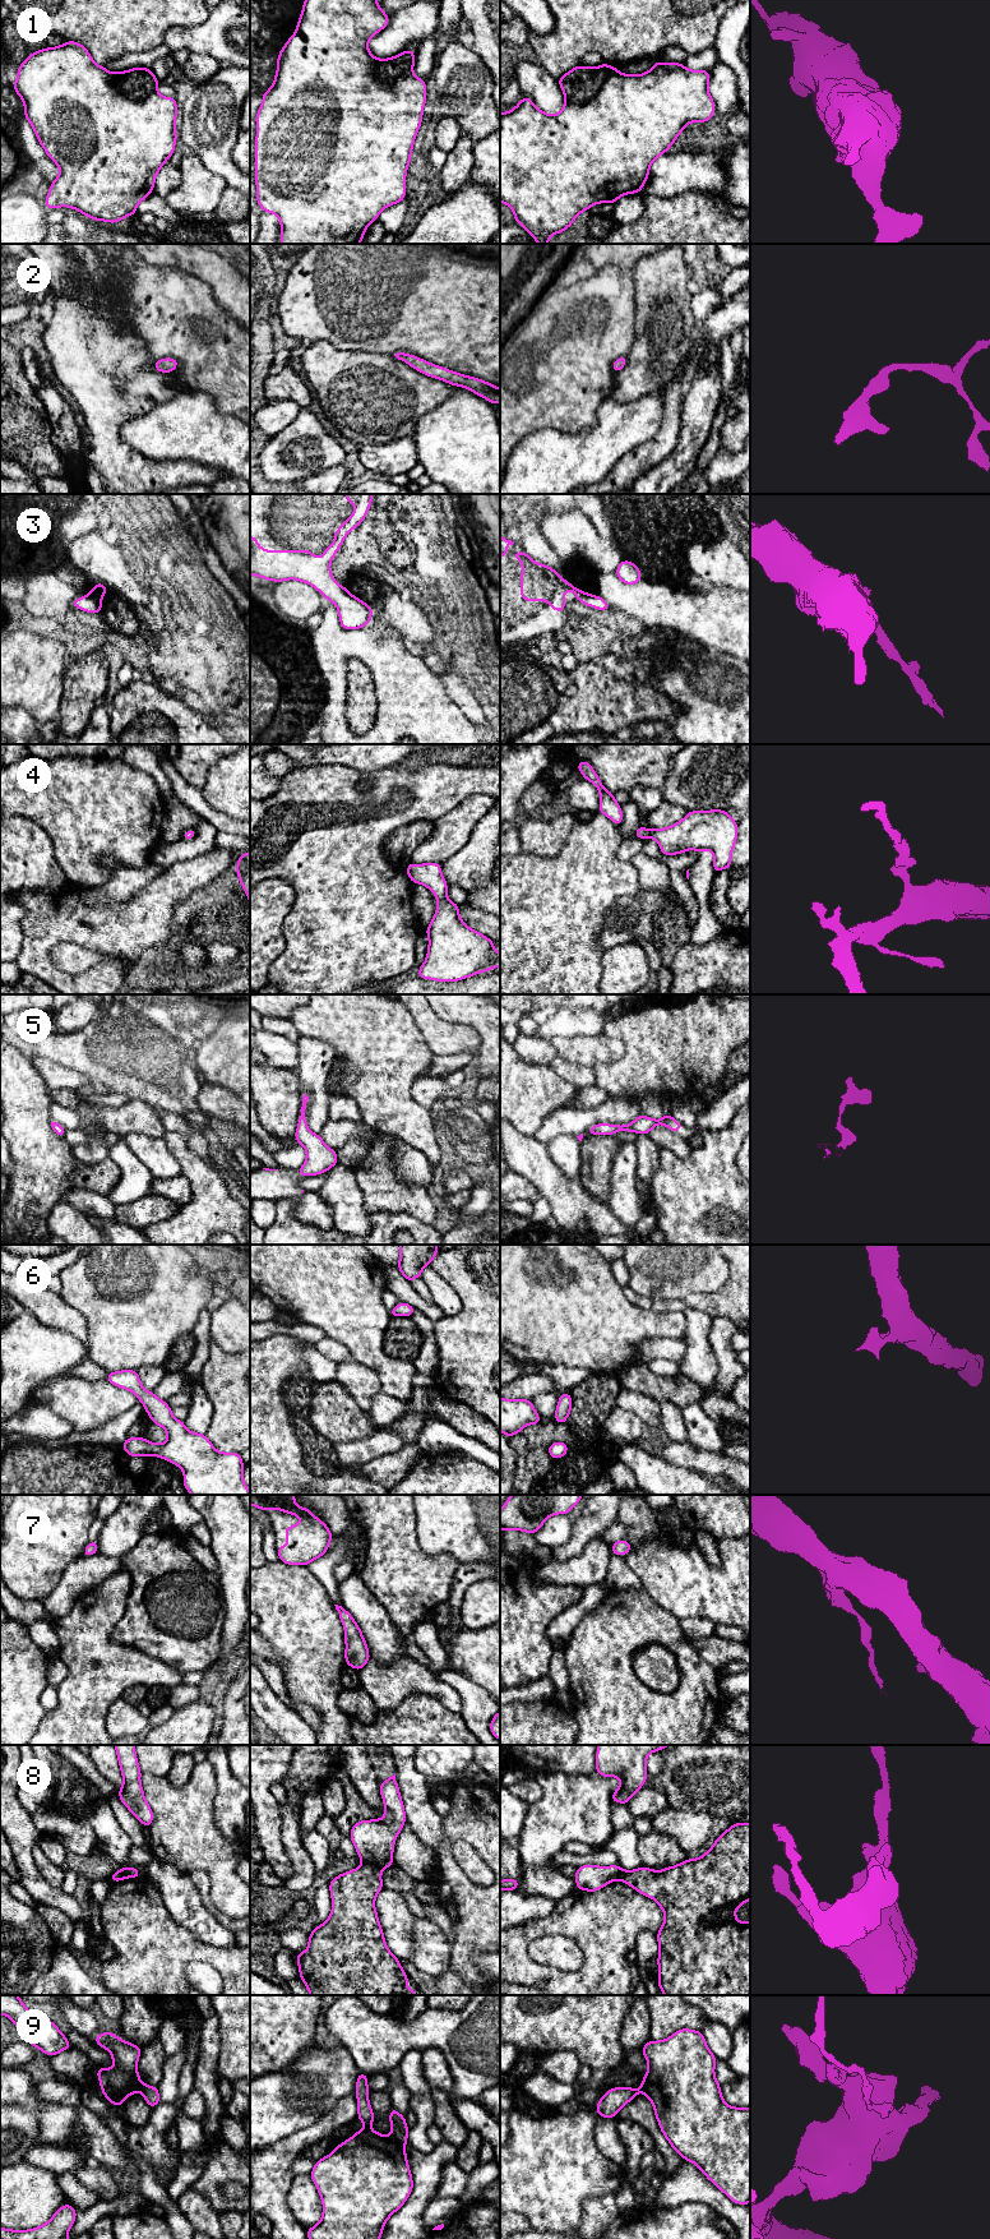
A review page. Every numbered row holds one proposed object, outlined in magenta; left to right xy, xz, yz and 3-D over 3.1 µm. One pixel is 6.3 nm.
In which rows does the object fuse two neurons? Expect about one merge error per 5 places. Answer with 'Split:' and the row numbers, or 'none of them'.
Split: 1, 8, 9

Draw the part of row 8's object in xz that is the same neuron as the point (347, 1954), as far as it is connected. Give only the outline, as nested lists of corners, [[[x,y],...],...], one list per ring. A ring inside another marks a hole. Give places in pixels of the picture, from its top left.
[[[362,1864],[332,1879],[330,1916],[309,1934],[307,1949],[296,1954],[299,1977],[310,1995],[418,1995],[407,1988],[408,1976],[401,1967],[399,1959],[387,1947],[375,1910],[375,1897],[383,1888],[381,1869],[371,1864]]]

